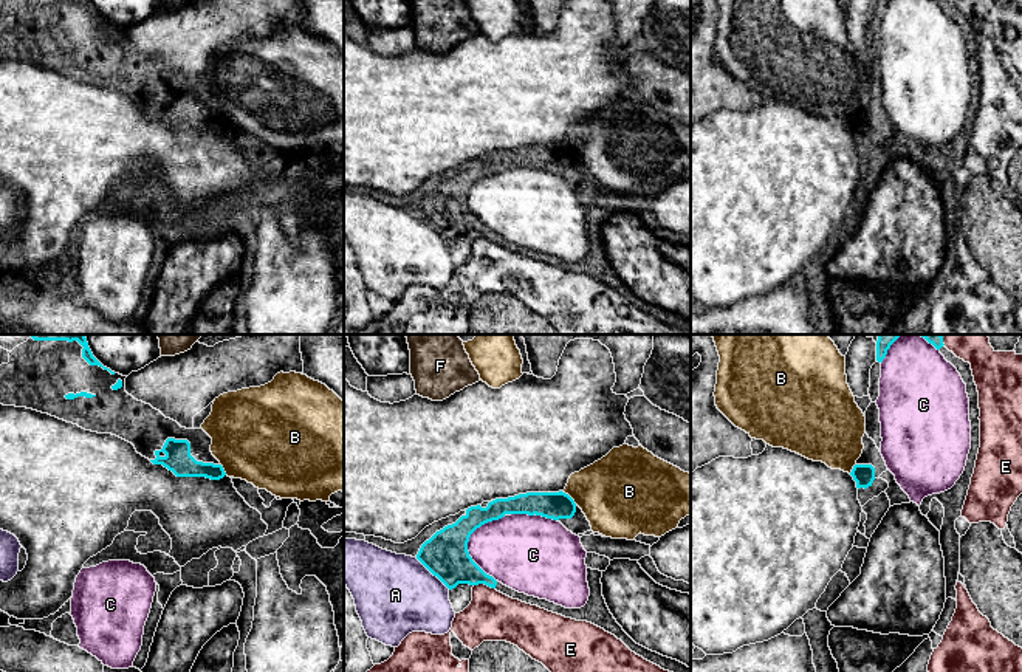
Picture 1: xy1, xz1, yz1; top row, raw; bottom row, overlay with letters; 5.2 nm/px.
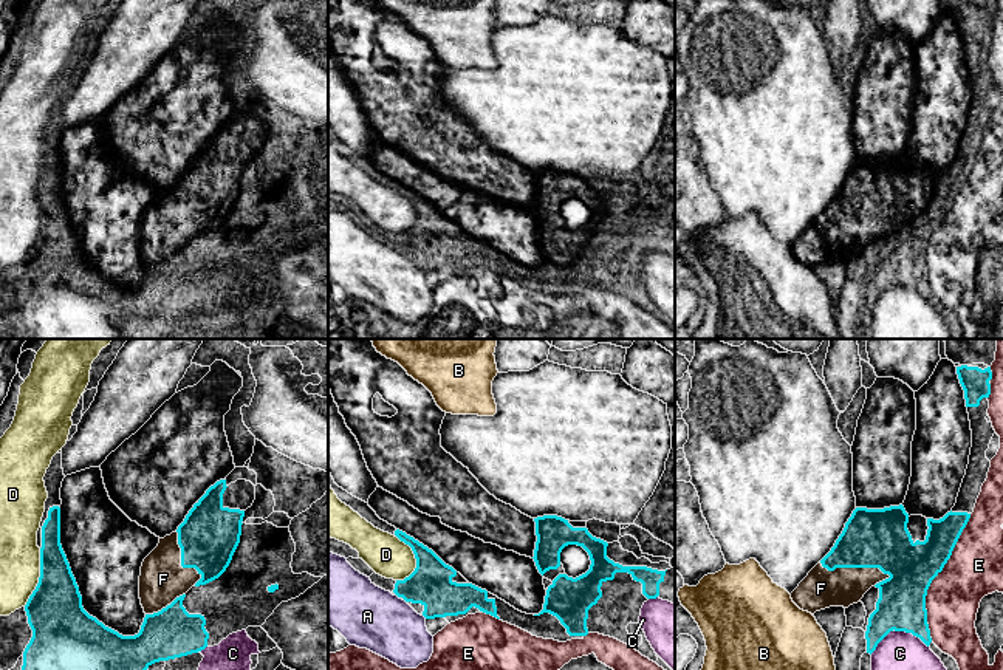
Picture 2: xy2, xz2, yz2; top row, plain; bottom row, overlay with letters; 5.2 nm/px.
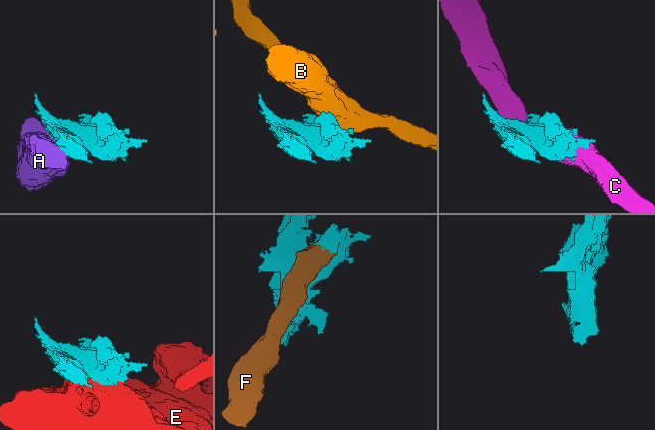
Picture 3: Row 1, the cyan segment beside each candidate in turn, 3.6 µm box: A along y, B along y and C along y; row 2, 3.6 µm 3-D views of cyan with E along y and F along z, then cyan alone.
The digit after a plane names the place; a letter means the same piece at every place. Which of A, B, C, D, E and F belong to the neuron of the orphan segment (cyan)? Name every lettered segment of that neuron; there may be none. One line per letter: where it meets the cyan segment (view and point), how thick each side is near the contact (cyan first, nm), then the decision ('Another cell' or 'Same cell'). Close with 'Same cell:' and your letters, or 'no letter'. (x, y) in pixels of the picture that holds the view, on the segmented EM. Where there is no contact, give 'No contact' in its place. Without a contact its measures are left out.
A: Touches cyan at xz1 (432, 573). Thickness 240 nm (cyan) against 420 nm. Another cell
B: Touches cyan at xz1 (570, 497). Thickness 140 nm (cyan) against 400 nm. Another cell
C: Touches cyan at xz1 (468, 541). Thickness 240 nm (cyan) against 360 nm. Another cell
D: Touches cyan at xy2 (39, 577). Thickness 300 nm (cyan) against 200 nm. Another cell
E: Touches cyan at yz2 (935, 576). Thickness 260 nm (cyan) against 280 nm. Another cell
F: Touches cyan at yz2 (855, 567). Thickness 300 nm (cyan) against 200 nm. Same cell
Same cell: F

